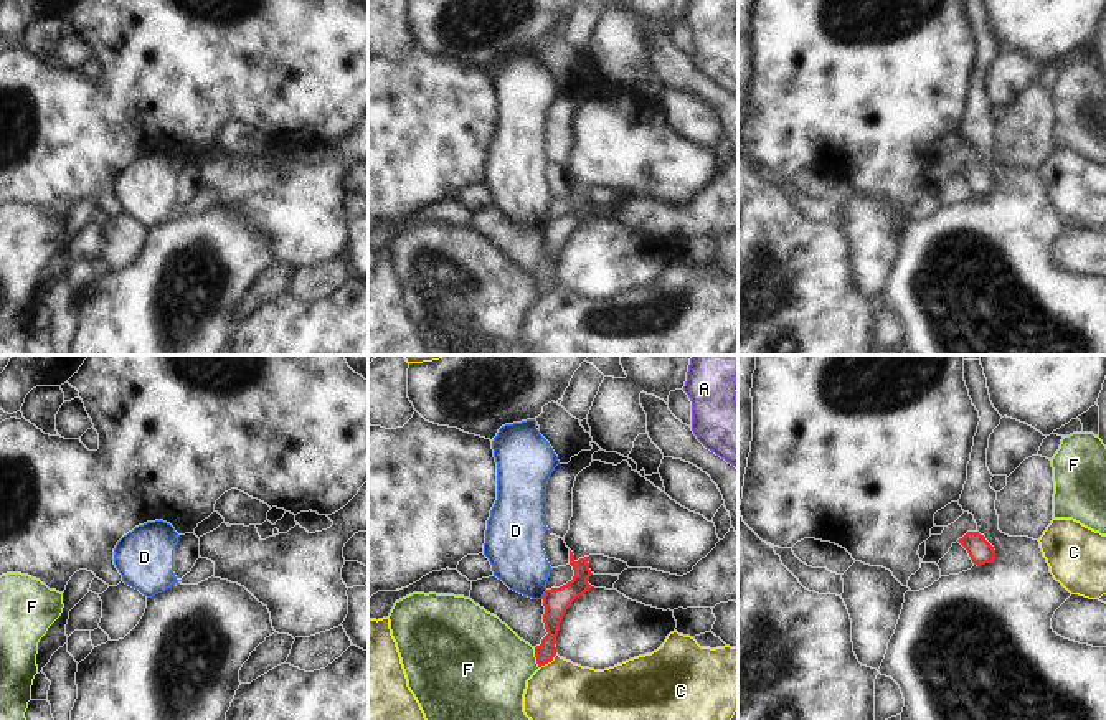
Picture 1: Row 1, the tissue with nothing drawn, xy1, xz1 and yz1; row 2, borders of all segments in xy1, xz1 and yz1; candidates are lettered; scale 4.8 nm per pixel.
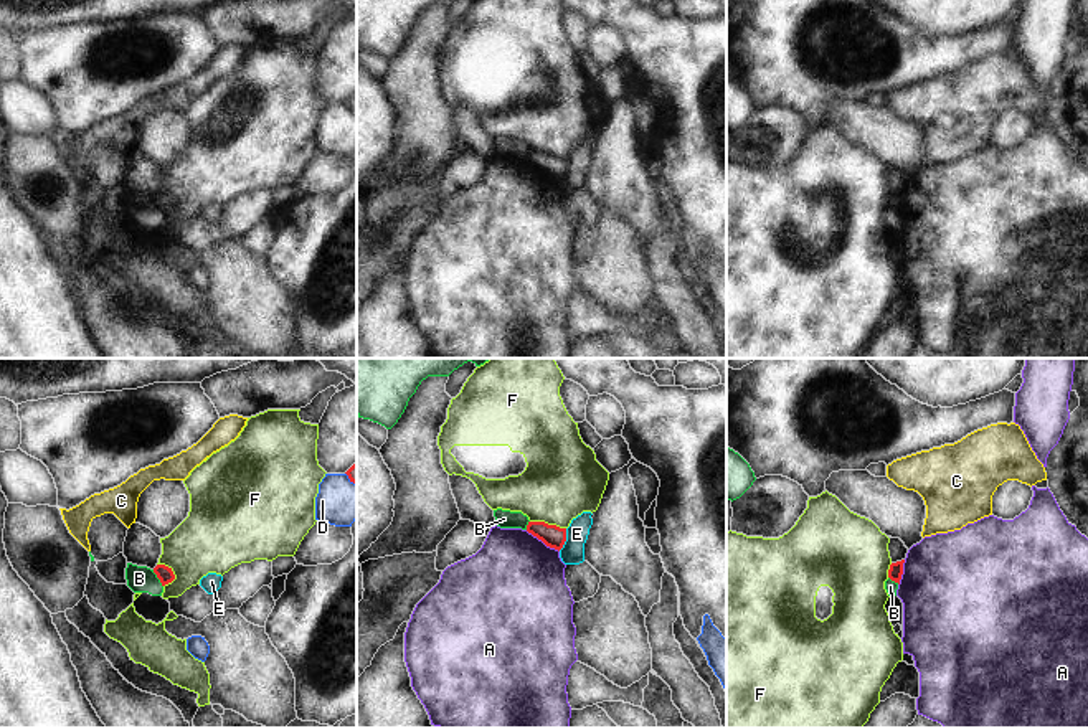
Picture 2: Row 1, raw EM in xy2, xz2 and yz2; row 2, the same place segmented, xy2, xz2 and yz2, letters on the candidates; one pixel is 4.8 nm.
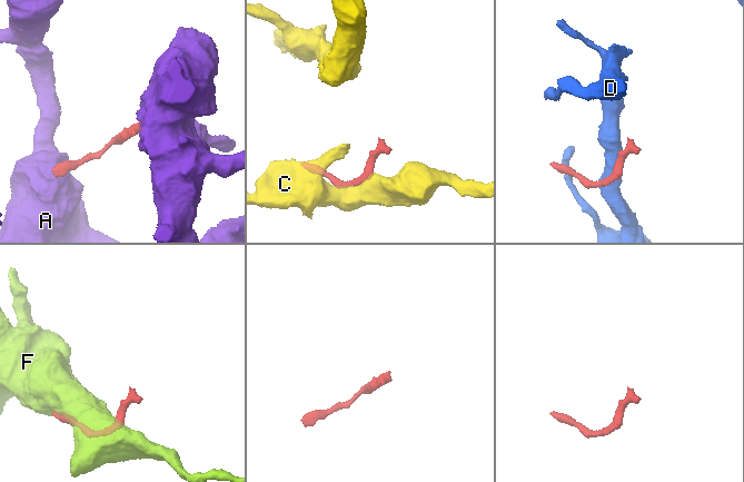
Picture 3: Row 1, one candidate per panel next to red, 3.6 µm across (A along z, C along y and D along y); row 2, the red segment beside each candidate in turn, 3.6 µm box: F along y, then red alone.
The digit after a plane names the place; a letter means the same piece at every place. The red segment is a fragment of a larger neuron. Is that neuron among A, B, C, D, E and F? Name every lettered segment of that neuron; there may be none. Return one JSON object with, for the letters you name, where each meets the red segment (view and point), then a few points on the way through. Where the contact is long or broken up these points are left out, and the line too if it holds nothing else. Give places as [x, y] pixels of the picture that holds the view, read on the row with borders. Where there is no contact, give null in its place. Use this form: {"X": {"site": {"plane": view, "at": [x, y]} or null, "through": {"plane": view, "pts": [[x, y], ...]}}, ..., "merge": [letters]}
{"merge": []}

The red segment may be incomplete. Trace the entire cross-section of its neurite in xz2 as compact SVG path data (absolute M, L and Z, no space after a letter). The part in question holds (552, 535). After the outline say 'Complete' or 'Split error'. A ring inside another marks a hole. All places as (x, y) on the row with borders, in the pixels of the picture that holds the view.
M528 522L527 532L542 540L546 546L561 550L566 541L566 528L548 525L545 522Z. Complete

